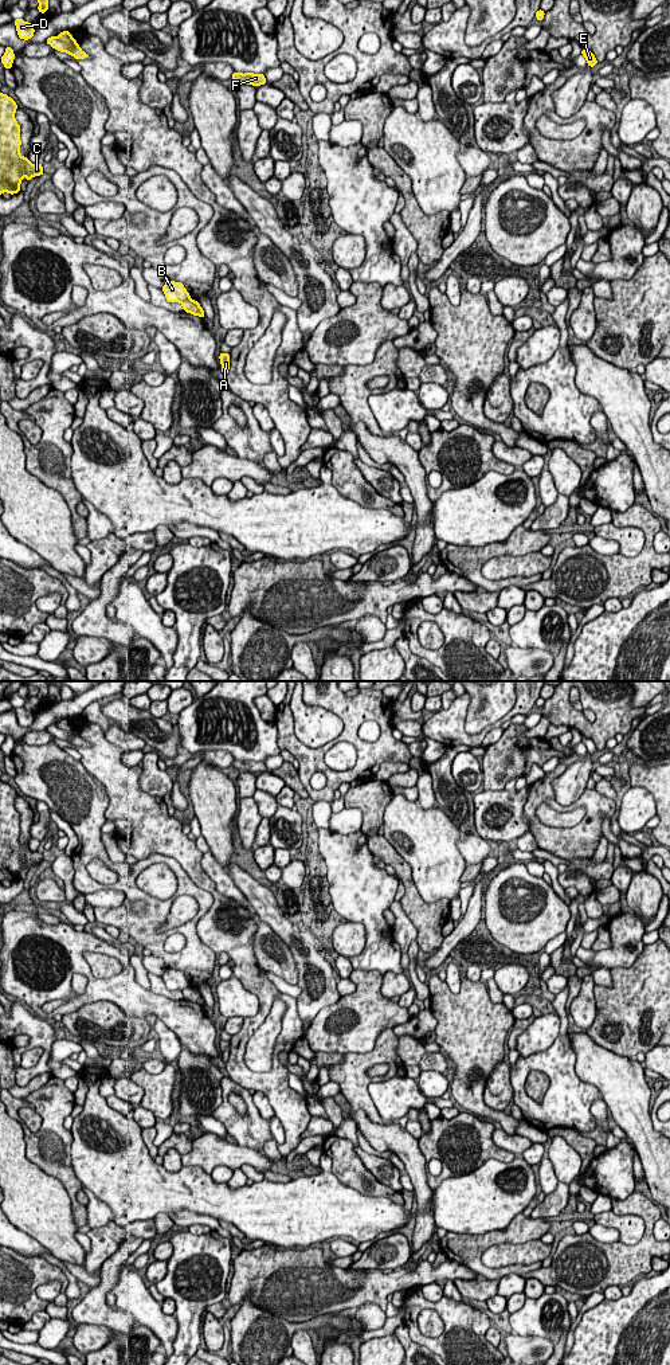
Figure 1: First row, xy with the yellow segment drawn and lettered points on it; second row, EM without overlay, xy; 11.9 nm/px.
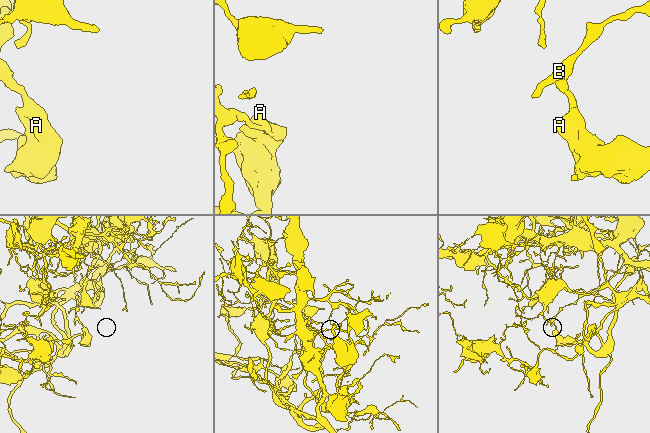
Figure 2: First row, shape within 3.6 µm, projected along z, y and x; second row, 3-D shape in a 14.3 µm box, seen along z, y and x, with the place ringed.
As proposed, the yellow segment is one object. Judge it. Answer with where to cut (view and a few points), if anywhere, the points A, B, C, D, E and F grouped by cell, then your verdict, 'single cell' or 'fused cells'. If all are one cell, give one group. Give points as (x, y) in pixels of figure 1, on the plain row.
xy (55, 726), (63, 730), (73, 728) | A C F / B D E | fused cells

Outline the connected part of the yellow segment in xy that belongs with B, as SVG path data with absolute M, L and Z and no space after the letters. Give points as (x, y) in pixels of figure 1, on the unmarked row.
M166 969L162 974L162 979L168 990L183 990L191 986L189 981L181 970Z

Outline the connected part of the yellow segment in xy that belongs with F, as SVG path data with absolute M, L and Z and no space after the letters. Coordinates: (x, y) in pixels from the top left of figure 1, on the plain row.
M234 759L231 766L234 768L236 768L238 771L248 771L248 773L252 773L252 774L256 774L256 775L267 771L263 762L254 762L254 760L242 762L242 760Z

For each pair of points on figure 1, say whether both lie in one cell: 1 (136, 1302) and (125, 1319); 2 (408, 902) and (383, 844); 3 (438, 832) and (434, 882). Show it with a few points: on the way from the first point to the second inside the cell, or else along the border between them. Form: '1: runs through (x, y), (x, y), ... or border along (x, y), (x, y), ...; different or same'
1: border along (120, 1309), (129, 1313), (140, 1325); different
2: runs through (410, 887), (403, 869), (394, 859); same
3: runs through (434, 844), (434, 869); same

